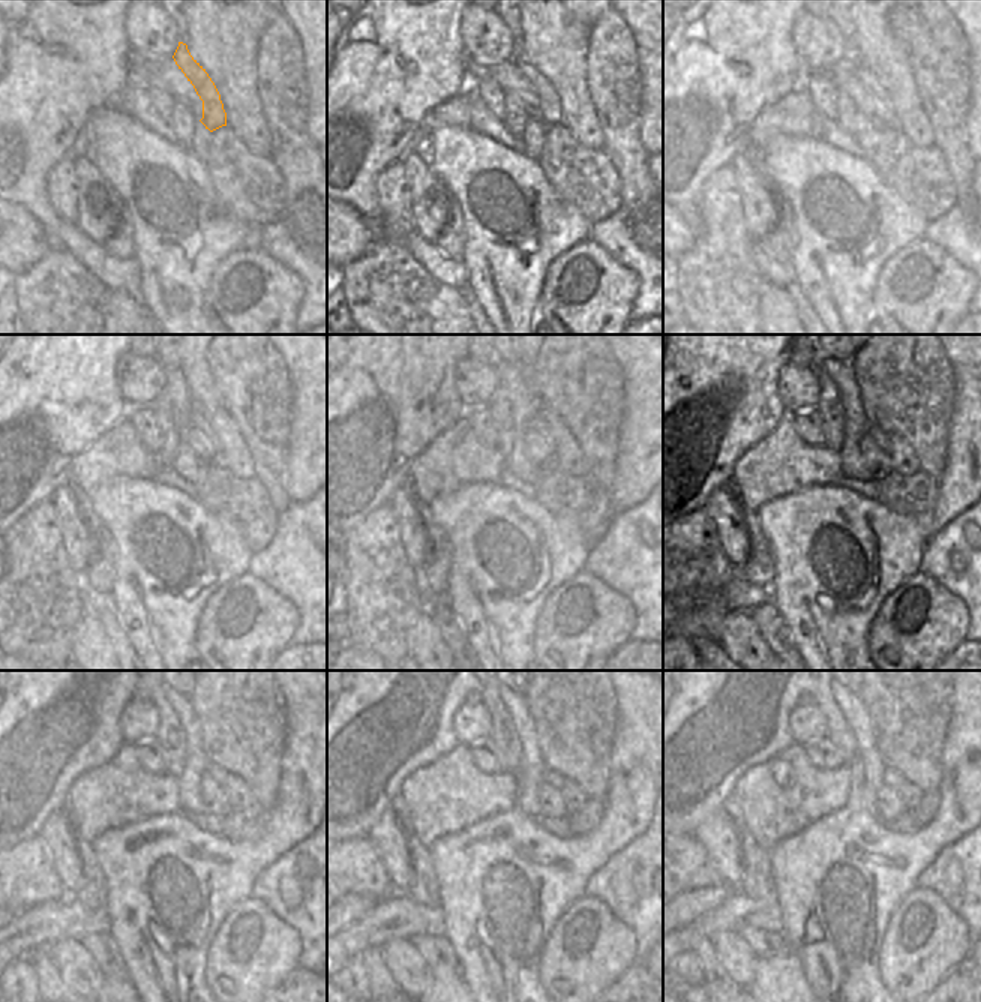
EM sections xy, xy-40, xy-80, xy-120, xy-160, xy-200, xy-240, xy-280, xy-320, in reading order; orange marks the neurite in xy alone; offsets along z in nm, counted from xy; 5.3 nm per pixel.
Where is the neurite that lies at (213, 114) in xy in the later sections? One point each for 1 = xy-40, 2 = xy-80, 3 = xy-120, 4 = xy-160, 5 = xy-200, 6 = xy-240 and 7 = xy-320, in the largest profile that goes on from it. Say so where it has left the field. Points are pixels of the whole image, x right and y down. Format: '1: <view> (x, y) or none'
1: xy-40 (548, 101)
2: xy-80 (869, 81)
3: xy-120 (197, 420)
4: xy-160 (536, 423)
5: xy-200 (876, 432)
6: xy-240 (218, 774)
7: xy-320 (891, 779)

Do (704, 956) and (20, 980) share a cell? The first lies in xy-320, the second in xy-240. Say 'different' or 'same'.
different

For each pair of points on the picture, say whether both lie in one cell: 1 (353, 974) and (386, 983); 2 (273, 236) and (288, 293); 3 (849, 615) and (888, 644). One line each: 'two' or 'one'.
1: two
2: two
3: two

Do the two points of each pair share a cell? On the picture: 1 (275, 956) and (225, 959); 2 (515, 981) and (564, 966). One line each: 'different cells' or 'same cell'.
1: same cell
2: different cells

